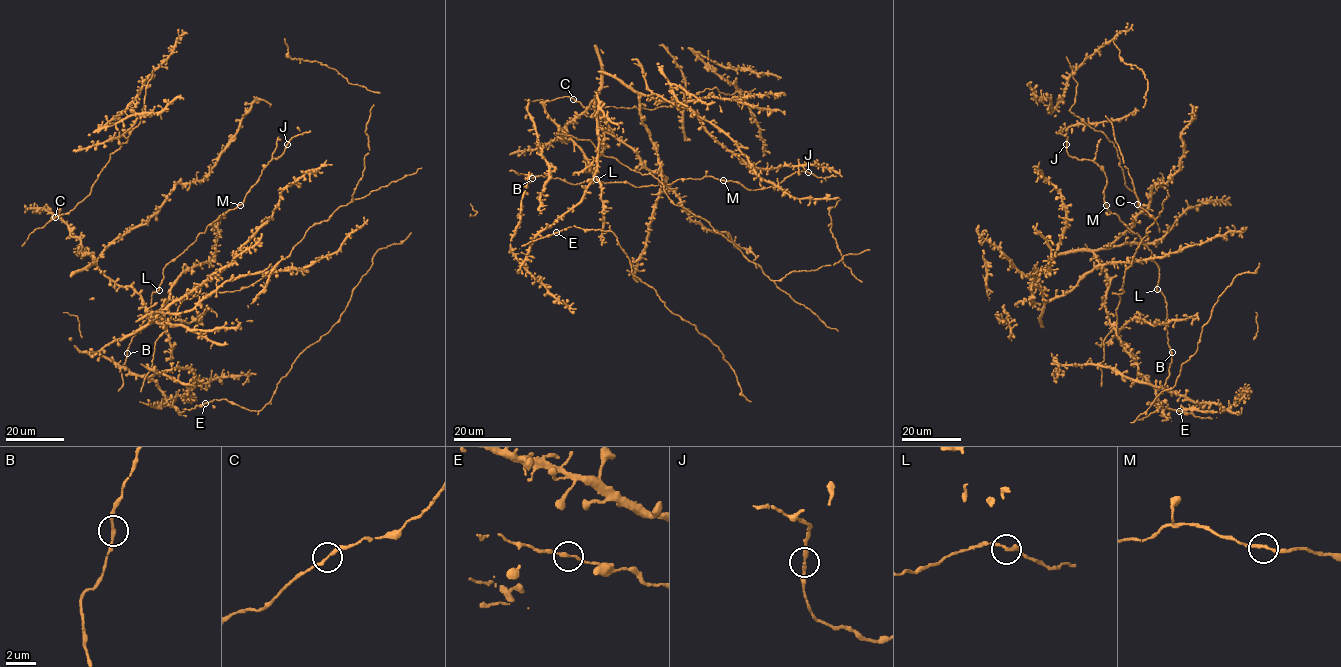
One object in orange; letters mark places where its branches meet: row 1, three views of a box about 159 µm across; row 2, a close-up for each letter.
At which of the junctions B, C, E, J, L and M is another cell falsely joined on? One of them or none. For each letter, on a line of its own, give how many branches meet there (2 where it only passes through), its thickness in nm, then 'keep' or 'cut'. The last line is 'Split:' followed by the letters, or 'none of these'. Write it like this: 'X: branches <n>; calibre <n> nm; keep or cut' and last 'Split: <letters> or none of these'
B: branches 2; calibre 190 nm; keep
C: branches 2; calibre 220 nm; keep
E: branches 2; calibre 200 nm; keep
J: branches 2; calibre 200 nm; keep
L: branches 2; calibre 190 nm; keep
M: branches 2; calibre 200 nm; keep
Split: none of these

